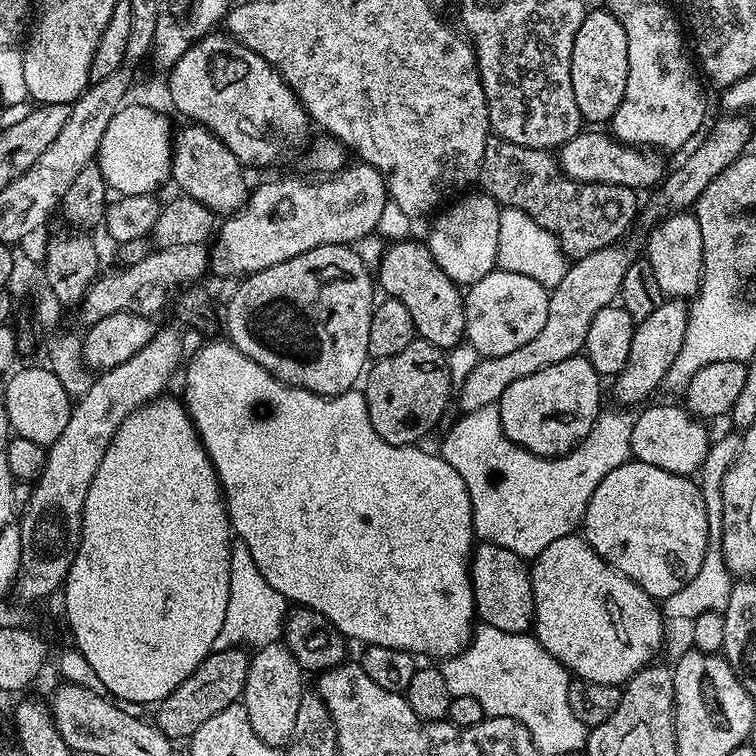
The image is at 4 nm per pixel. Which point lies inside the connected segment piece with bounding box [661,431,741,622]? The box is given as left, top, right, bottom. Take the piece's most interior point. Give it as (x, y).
(709, 591)

